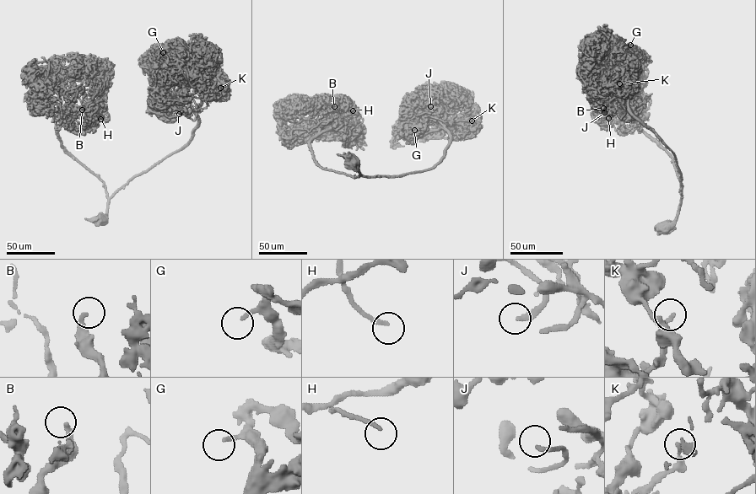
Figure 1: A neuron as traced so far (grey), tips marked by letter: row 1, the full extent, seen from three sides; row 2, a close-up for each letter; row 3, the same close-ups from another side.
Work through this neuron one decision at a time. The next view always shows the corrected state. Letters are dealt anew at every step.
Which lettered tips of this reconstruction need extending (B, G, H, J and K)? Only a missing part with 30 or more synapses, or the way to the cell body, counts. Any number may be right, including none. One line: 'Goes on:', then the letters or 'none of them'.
Goes on: G, H

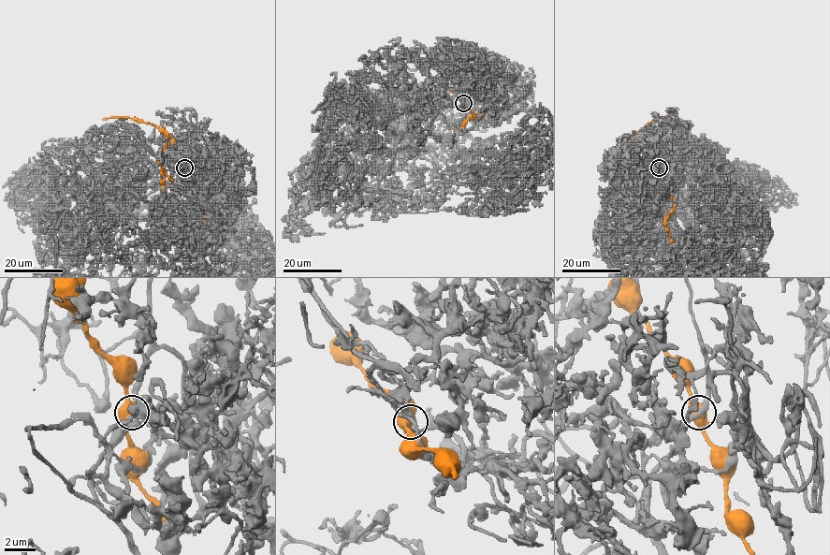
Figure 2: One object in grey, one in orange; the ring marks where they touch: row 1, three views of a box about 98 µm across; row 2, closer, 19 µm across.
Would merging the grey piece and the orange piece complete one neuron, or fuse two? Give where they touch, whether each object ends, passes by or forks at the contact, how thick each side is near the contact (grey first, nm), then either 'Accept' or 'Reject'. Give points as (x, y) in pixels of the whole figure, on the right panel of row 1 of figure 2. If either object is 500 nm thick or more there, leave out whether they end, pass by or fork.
Place: (659, 167). Thickness 320 nm (grey) against 550 nm. Reject

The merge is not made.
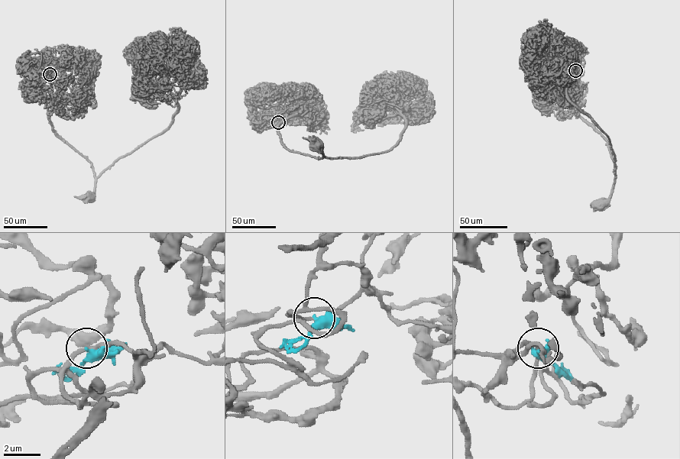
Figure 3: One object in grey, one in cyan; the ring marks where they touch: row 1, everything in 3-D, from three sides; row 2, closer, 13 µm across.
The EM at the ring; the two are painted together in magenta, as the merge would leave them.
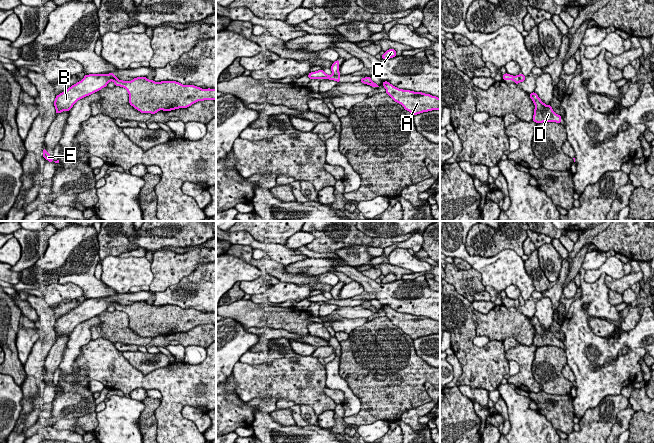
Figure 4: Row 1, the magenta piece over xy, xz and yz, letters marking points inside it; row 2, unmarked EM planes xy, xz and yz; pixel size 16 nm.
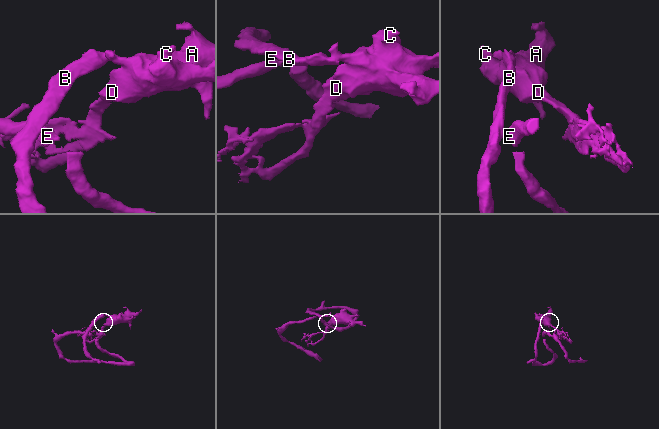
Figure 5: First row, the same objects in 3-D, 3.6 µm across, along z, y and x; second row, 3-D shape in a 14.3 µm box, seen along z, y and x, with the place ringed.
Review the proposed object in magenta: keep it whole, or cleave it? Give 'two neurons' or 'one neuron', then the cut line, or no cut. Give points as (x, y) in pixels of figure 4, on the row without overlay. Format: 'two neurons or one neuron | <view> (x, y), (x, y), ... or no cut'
two neurons | xz (333, 297), (339, 300)

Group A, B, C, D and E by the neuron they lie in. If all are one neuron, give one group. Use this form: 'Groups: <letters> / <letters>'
Groups: A C D / B E

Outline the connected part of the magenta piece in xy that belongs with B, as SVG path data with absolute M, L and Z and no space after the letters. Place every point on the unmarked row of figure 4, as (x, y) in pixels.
M89 298L76 308L69 311L66 315L56 320L54 330L56 338L63 335L70 335L73 329L80 323L89 320L107 310L113 305L116 299L109 298Z

